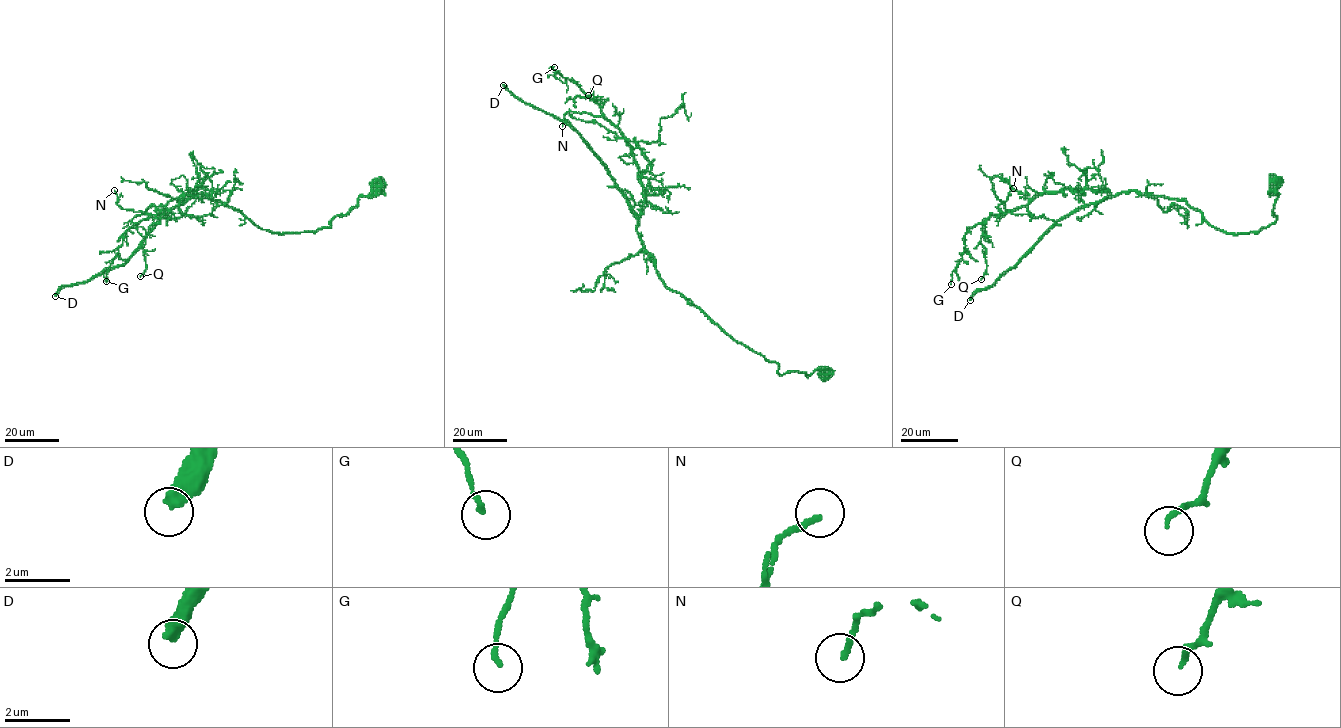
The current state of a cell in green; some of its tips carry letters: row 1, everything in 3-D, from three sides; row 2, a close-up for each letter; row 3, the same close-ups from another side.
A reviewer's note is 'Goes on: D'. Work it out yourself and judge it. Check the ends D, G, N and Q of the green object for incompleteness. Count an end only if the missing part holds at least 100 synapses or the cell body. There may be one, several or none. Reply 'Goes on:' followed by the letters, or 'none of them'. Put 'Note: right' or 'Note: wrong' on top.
Note: right
Goes on: D

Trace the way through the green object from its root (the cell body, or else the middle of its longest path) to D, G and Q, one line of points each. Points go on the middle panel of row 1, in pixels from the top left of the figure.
D: (826, 372), (780, 374), (776, 362), (731, 339), (666, 287), (626, 196), (589, 144), (503, 85)
G: (826, 372), (780, 374), (776, 362), (731, 339), (666, 287), (637, 231), (643, 187), (632, 148), (554, 67)
Q: (826, 372), (780, 374), (776, 362), (731, 339), (666, 287), (637, 231), (643, 187), (632, 148), (588, 95)

